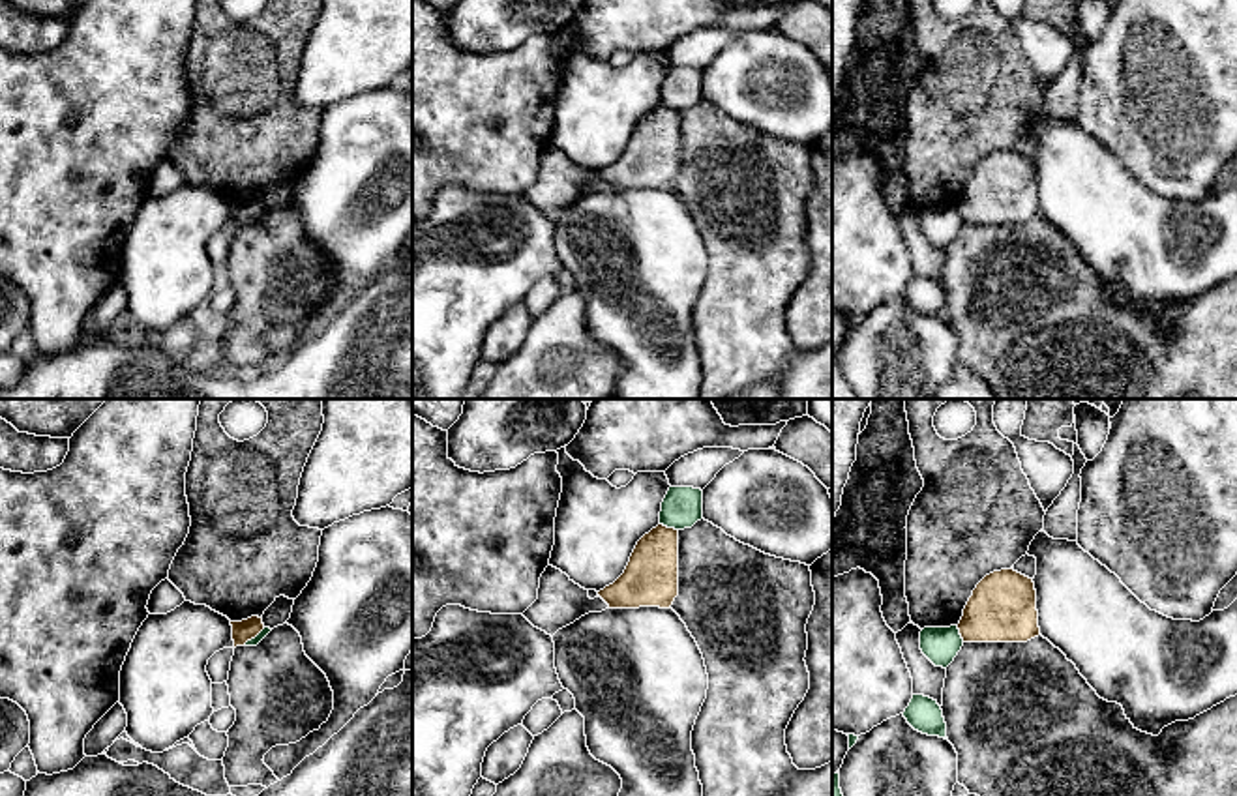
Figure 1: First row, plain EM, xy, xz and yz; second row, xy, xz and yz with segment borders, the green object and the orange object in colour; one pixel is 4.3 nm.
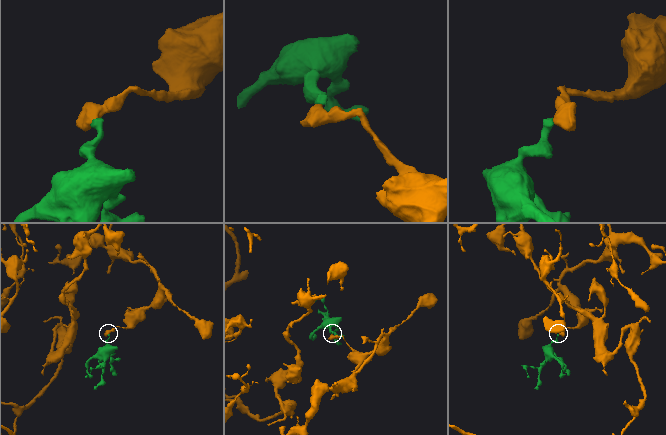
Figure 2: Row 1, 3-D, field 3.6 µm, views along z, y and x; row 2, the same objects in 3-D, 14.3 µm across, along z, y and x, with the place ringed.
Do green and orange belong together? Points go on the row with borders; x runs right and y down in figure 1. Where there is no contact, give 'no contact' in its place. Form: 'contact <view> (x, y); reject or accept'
contact xz (670, 527); reject

